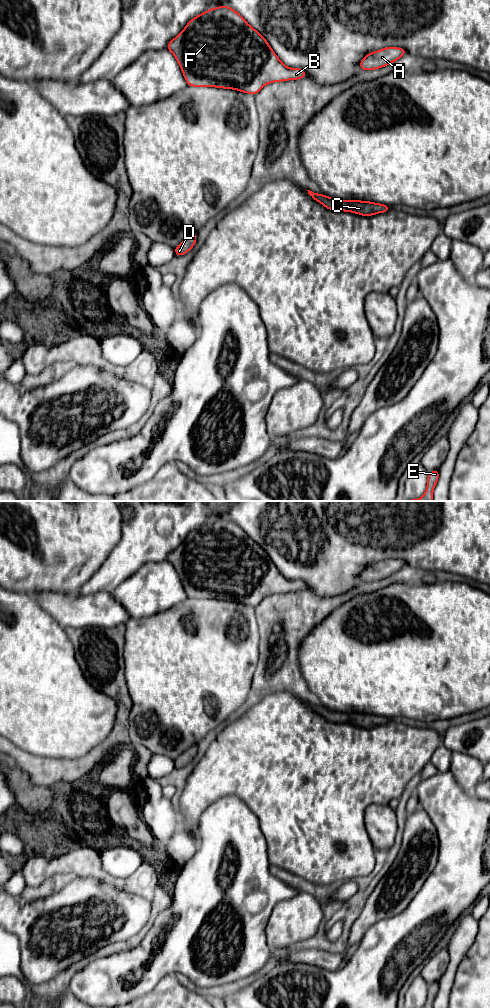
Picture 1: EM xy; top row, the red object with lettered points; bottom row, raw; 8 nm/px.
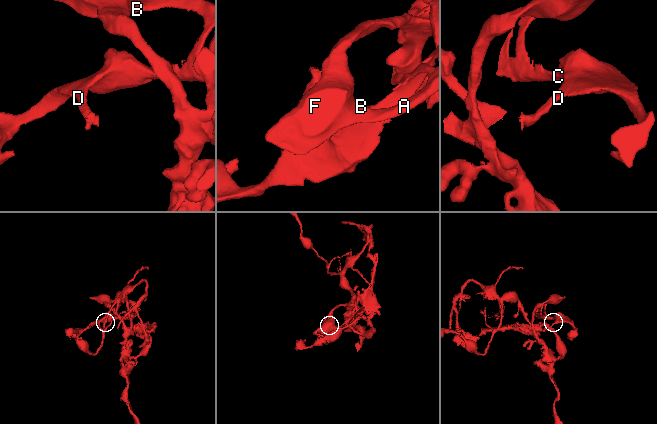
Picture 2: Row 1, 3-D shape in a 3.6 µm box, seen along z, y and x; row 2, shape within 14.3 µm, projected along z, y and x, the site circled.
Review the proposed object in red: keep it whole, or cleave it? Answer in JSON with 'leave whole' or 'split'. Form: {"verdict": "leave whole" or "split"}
{"verdict": "leave whole"}

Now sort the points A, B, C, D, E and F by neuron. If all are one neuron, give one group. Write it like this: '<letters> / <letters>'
A B C D E F

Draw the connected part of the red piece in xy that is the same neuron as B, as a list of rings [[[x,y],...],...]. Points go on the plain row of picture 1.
[[[229,518],[211,520],[191,531],[168,557],[186,595],[194,599],[234,601],[256,607],[266,596],[306,589],[299,580],[283,576],[267,552]]]

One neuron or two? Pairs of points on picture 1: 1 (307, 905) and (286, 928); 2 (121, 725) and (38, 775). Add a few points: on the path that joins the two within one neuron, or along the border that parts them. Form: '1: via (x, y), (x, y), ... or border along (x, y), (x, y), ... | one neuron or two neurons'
1: via (303, 911), (292, 922) | one neuron
2: via (104, 747), (85, 766), (72, 770), (60, 770) | one neuron

